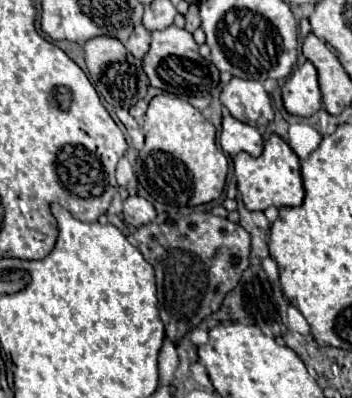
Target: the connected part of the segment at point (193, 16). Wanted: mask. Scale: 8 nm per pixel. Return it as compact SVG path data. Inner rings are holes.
M193 2L193 4L189 6L189 12L185 14L185 20L187 20L187 24L185 24L185 30L187 30L187 32L195 32L195 30L199 28L201 18L199 18L199 8L197 8L197 2Z

